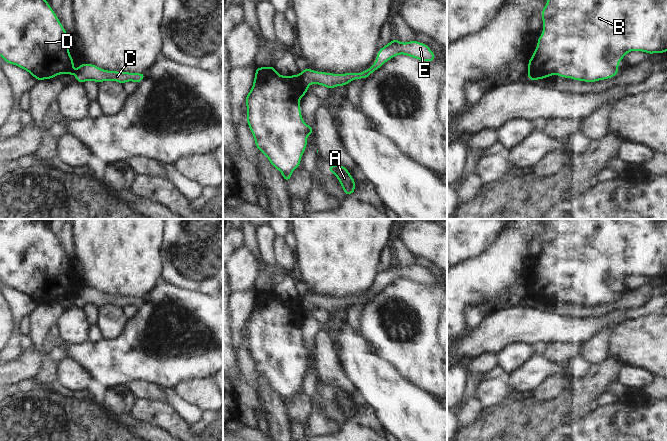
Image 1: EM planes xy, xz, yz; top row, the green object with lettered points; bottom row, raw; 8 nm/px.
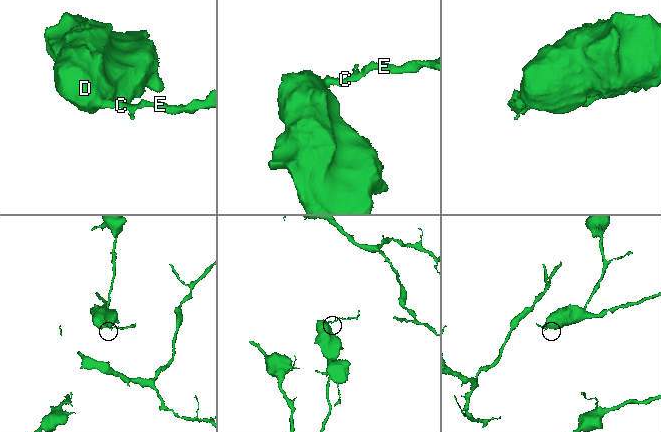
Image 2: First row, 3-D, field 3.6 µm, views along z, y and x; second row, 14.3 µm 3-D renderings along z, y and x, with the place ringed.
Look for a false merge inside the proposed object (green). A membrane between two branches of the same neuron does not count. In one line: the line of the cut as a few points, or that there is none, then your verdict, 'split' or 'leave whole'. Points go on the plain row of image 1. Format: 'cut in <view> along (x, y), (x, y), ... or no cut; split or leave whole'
cut in xz along (298, 298), (303, 305), (308, 307); split

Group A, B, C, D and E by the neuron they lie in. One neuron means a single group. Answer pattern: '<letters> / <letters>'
A B D / C E

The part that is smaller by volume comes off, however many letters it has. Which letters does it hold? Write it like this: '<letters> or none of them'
C, E

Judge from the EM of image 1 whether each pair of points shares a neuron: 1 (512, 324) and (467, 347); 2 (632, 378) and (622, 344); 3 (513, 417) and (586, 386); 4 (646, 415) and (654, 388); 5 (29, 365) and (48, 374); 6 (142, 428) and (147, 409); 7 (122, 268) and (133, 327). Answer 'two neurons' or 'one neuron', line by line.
1: one neuron
2: two neurons
3: one neuron
4: two neurons
5: two neurons
6: two neurons
7: two neurons

